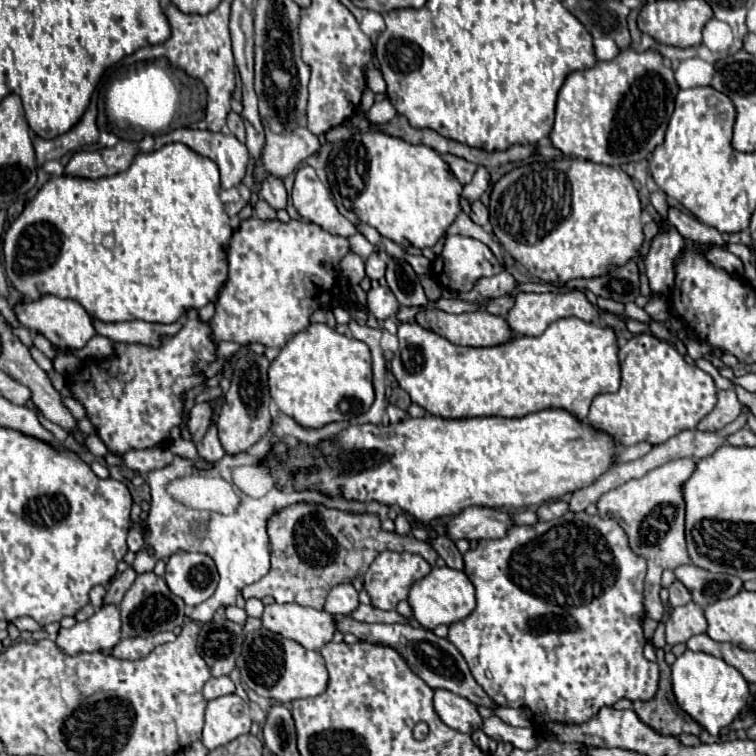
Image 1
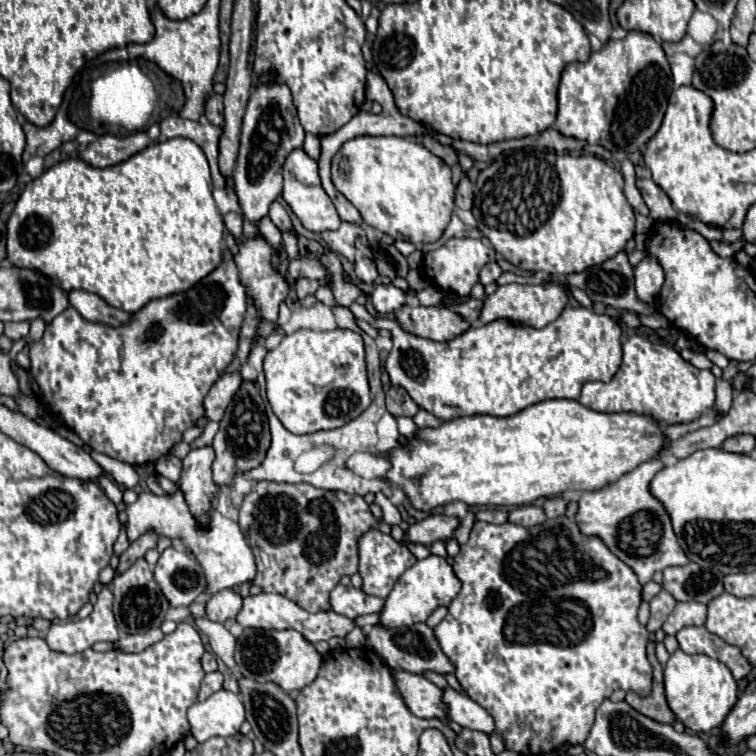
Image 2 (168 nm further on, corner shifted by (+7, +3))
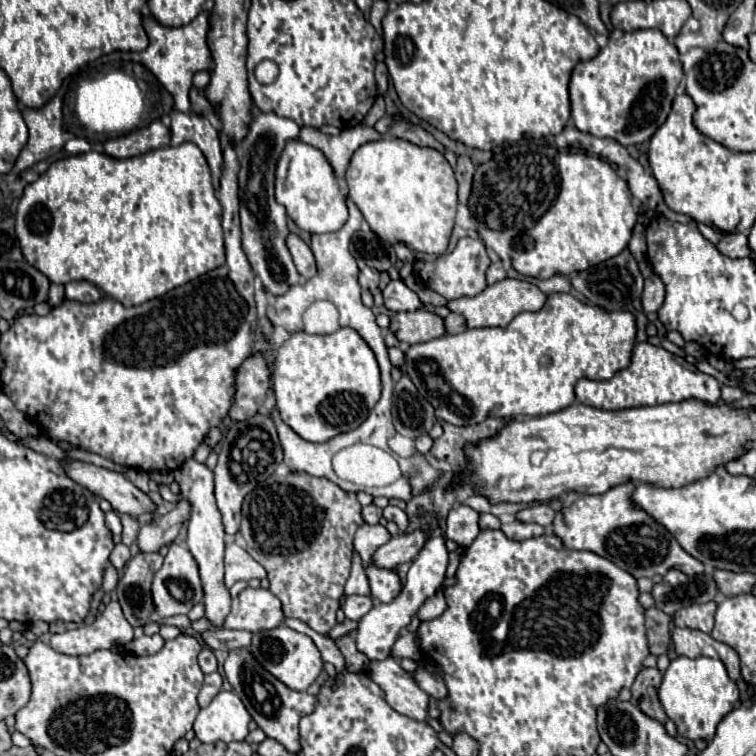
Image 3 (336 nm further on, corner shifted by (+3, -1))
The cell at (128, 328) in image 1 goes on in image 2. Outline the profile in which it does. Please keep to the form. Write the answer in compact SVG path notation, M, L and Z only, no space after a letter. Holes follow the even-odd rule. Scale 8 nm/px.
M72 290L68 292L68 300L76 310L82 314L82 318L88 318L90 322L108 322L108 326L122 326L132 318L128 312L116 310L108 306L100 296L84 292L84 290Z

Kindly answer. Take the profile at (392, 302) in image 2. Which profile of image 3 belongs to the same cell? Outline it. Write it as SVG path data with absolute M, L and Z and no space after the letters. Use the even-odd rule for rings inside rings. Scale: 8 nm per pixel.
M390 280L388 286L382 290L382 294L384 294L384 306L392 312L422 308L418 294L410 290L402 280Z

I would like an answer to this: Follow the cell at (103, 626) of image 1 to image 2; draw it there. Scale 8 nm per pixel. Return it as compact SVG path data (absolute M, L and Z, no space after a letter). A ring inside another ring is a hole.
M102 588L94 610L88 618L80 622L52 624L46 636L46 644L54 652L76 654L88 650L96 642L116 642L118 628L112 614L112 592Z

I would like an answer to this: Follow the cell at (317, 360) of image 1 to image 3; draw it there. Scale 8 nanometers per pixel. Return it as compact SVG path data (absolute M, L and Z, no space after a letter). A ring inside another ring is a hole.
M352 328L334 334L292 334L274 362L274 394L282 420L308 442L326 442L366 420L380 398L380 370L370 346Z

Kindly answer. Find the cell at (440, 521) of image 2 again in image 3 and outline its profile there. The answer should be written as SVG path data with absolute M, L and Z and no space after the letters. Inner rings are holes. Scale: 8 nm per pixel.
M414 530L412 534L398 534L392 536L386 544L382 544L374 554L372 554L372 564L376 568L396 568L398 564L412 562L418 550L426 542L426 532L424 530Z

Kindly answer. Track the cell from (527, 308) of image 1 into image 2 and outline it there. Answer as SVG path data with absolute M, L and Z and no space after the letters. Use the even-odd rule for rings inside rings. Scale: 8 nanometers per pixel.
M506 284L498 286L498 290L492 296L484 298L484 308L480 314L482 324L490 324L494 320L510 320L516 326L532 326L532 328L544 328L546 324L554 322L558 314L568 304L568 292L558 284Z

